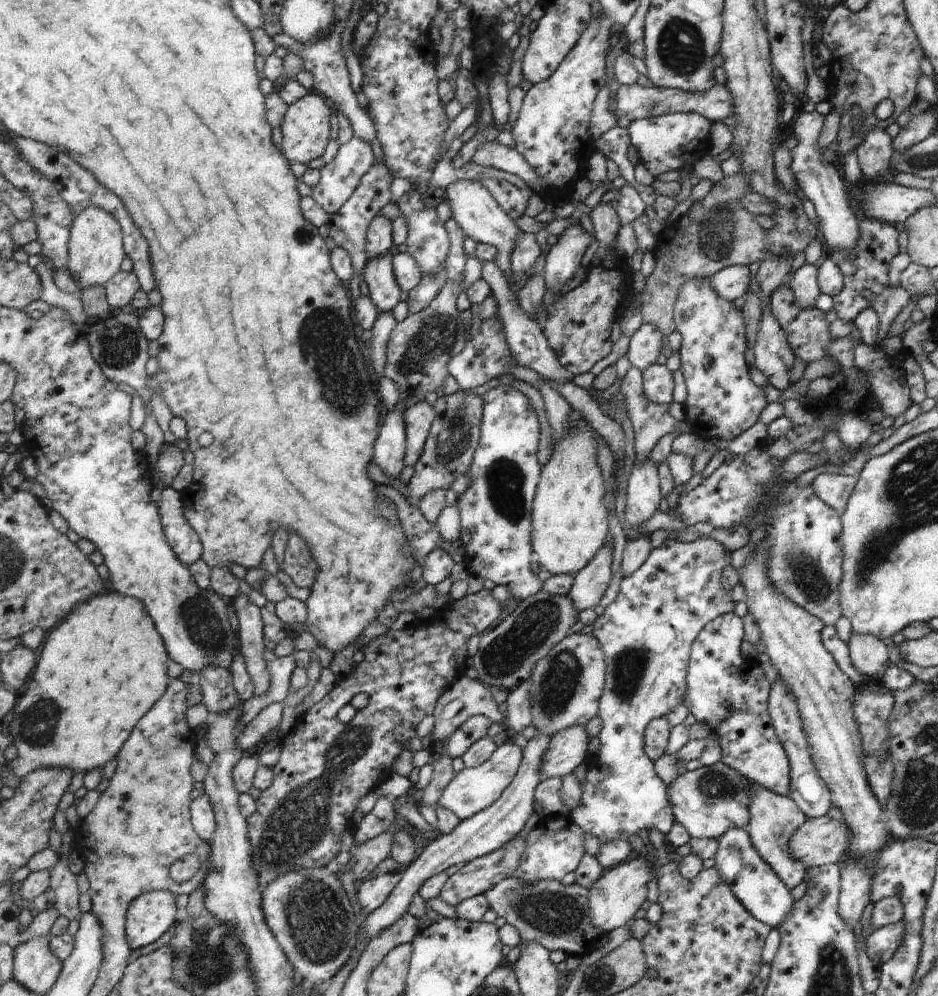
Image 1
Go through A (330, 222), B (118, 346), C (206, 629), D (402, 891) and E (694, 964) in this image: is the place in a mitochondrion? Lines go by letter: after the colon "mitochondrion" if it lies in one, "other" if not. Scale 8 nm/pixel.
A: other
B: mitochondrion
C: mitochondrion
D: other
E: other

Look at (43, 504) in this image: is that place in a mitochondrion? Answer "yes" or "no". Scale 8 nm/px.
no

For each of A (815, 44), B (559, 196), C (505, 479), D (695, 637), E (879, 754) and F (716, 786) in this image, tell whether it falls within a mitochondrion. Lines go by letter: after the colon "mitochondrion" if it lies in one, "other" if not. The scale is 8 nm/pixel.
A: other
B: other
C: mitochondrion
D: other
E: mitochondrion
F: mitochondrion

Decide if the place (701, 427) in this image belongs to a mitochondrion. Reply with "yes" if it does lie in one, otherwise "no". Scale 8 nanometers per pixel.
no

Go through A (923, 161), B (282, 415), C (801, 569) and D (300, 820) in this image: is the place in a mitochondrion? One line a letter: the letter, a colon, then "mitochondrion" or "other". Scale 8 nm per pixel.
A: mitochondrion
B: other
C: mitochondrion
D: mitochondrion

